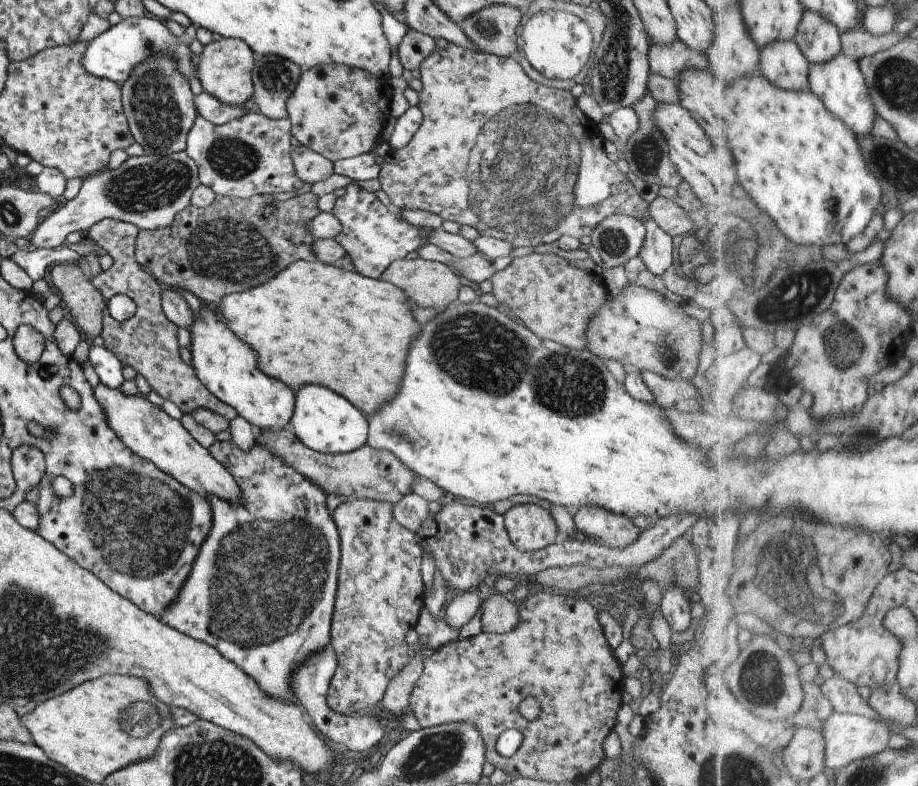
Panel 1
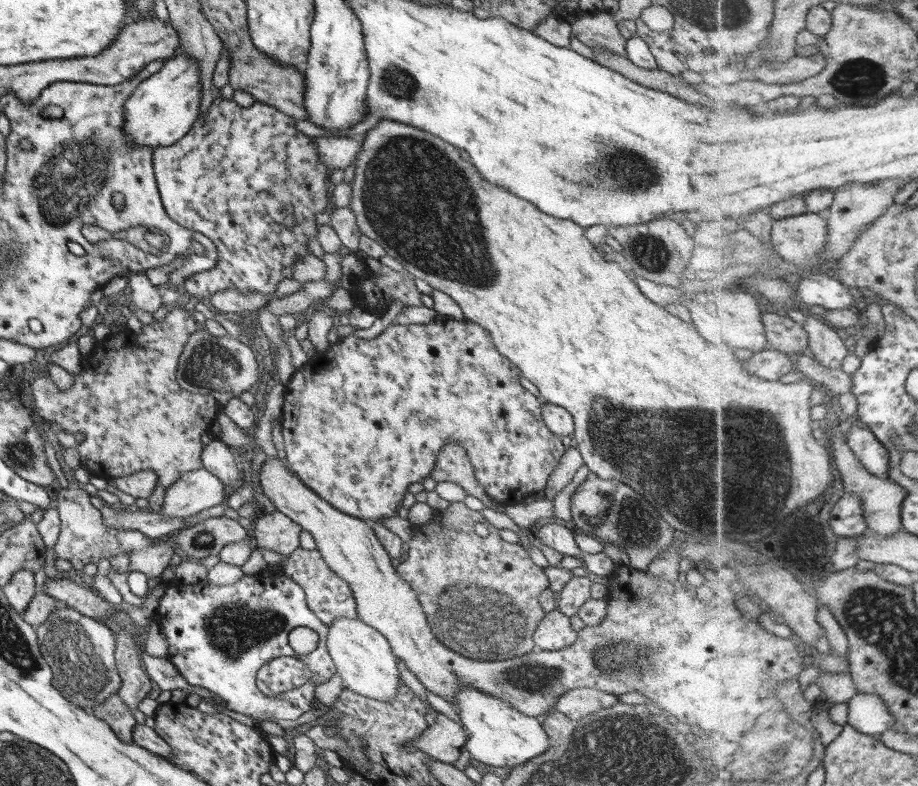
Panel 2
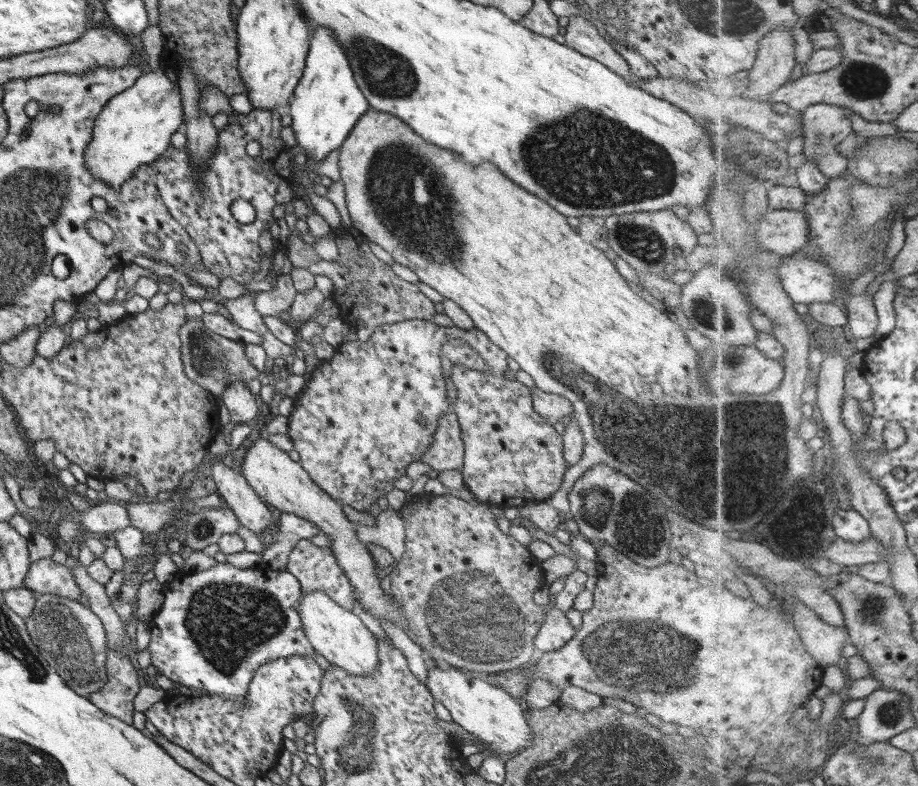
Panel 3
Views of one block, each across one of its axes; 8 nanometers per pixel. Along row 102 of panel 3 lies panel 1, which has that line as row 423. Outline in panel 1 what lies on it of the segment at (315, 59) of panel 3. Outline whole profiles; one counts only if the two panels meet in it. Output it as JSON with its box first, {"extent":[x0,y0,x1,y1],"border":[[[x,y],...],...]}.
{"extent":[290,385,366,454],"border":[[[303,385],[293,392],[290,430],[307,448],[325,454],[343,454],[366,444],[366,417],[345,398],[321,385]]]}

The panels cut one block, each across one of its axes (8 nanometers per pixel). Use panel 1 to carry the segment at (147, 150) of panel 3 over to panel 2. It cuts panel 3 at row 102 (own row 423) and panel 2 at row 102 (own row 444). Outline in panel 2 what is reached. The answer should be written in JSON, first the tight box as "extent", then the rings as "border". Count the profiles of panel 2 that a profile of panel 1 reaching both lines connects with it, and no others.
{"extent":[122,54,201,147],"border":[[[175,54],[163,60],[162,67],[142,80],[124,100],[122,131],[130,147],[169,146],[177,142],[198,118],[201,100],[200,74],[196,60]]]}

